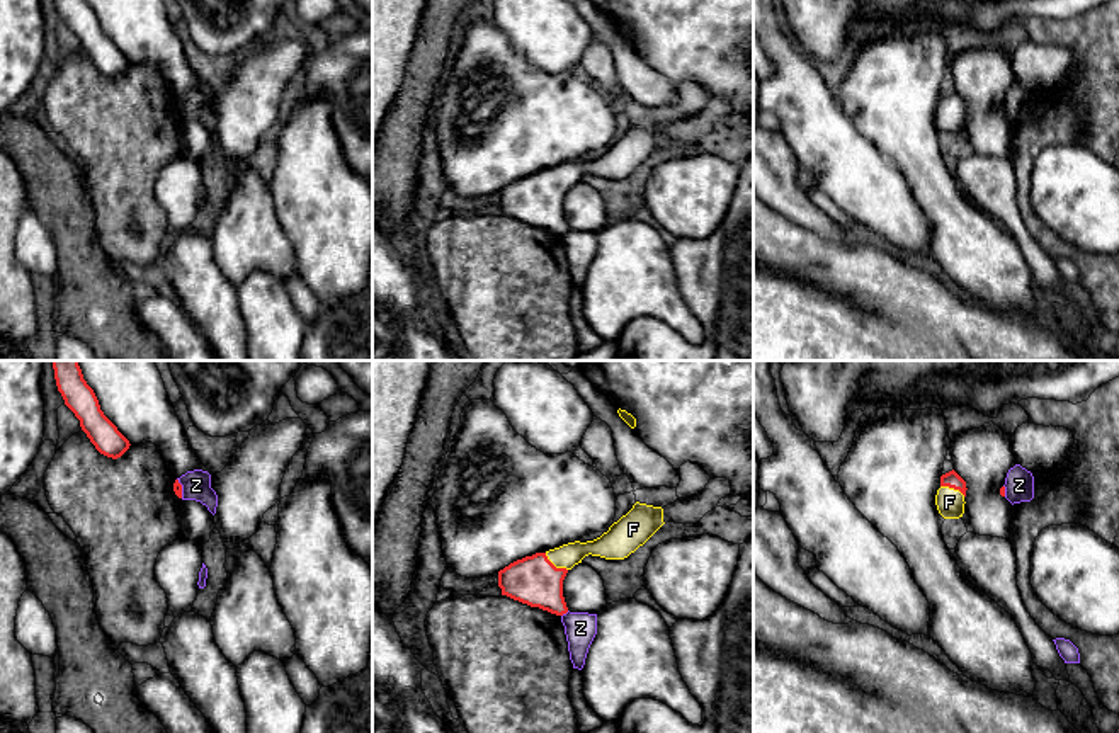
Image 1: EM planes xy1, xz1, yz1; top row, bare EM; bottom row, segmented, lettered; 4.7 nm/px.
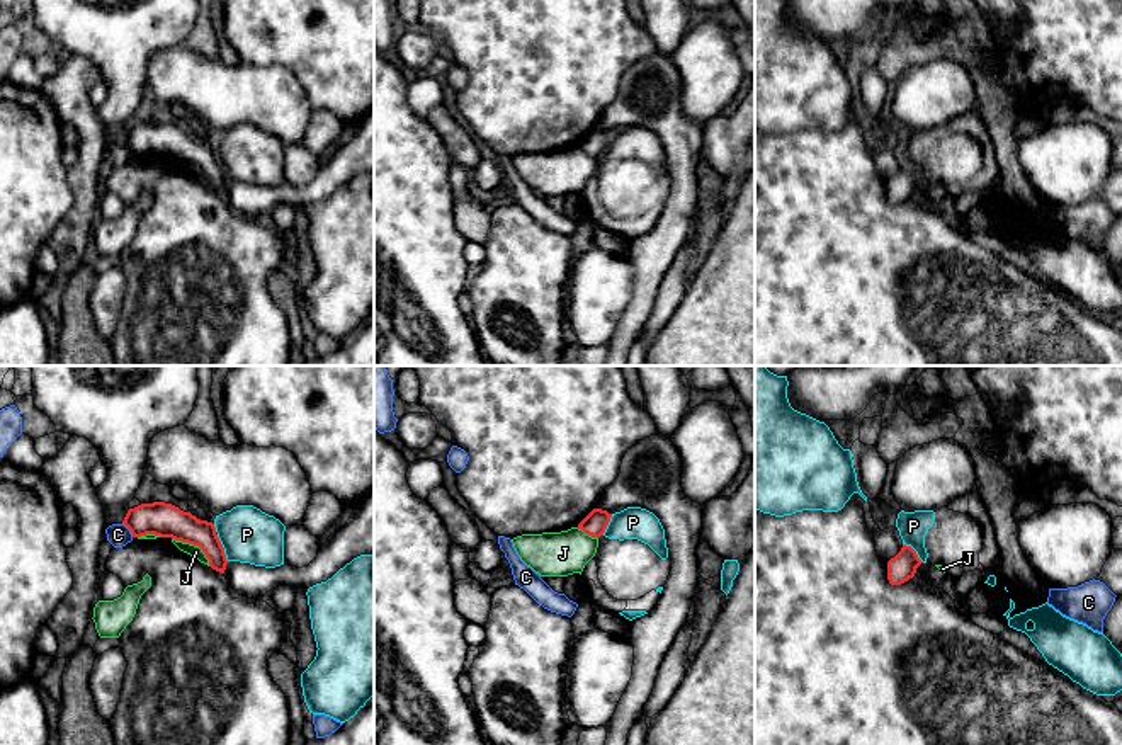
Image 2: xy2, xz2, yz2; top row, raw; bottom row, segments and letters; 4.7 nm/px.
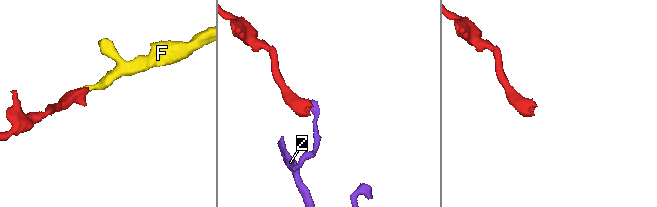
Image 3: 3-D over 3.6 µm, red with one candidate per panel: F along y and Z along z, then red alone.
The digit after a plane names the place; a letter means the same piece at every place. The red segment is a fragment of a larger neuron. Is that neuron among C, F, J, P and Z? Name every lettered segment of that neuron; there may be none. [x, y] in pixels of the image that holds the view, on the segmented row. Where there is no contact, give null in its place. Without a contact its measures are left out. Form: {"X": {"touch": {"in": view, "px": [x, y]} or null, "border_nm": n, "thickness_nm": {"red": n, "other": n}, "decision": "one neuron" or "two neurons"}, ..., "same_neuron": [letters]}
{"C": {"touch": {"in": "xy2", "px": [128, 528]}, "border_nm": 90, "thickness_nm": {"red": 160, "other": 110}, "decision": "two neurons"}, "F": {"touch": {"in": "xz1", "px": [553, 565]}, "border_nm": 140, "thickness_nm": {"red": 240, "other": 110}, "decision": "one neuron"}, "J": {"touch": {"in": "xy2", "px": [194, 545]}, "border_nm": 220, "thickness_nm": {"red": 160, "other": 60}, "decision": "two neurons"}, "P": {"touch": {"in": "xy2", "px": [223, 548]}, "border_nm": 140, "thickness_nm": {"red": 140, "other": 260}, "decision": "two neurons"}, "Z": {"touch": {"in": "xz1", "px": [565, 613]}, "border_nm": 50, "thickness_nm": {"red": 240, "other": 160}, "decision": "two neurons"}, "same_neuron": ["F"]}

